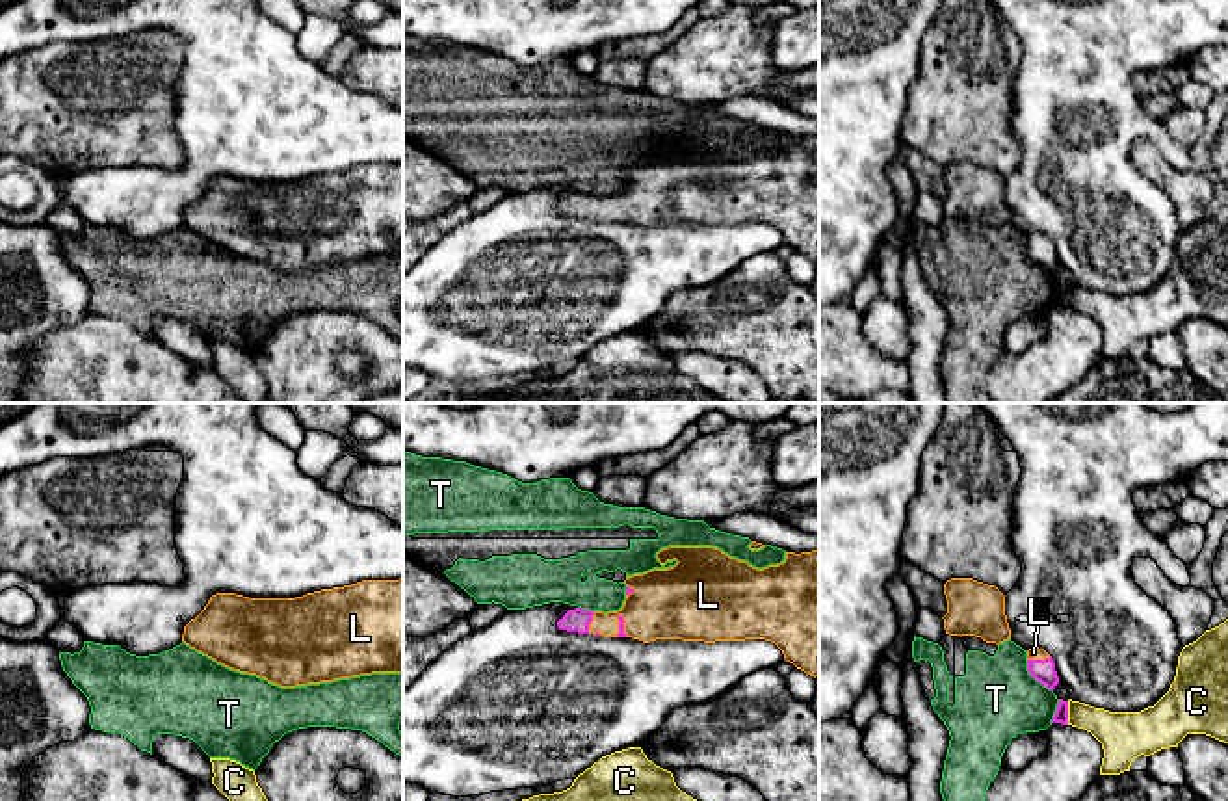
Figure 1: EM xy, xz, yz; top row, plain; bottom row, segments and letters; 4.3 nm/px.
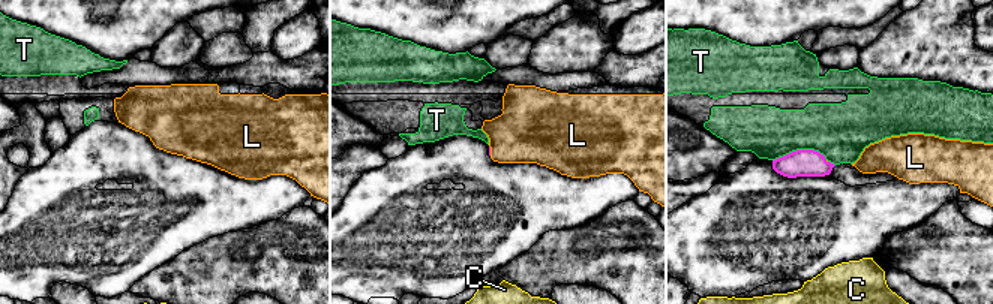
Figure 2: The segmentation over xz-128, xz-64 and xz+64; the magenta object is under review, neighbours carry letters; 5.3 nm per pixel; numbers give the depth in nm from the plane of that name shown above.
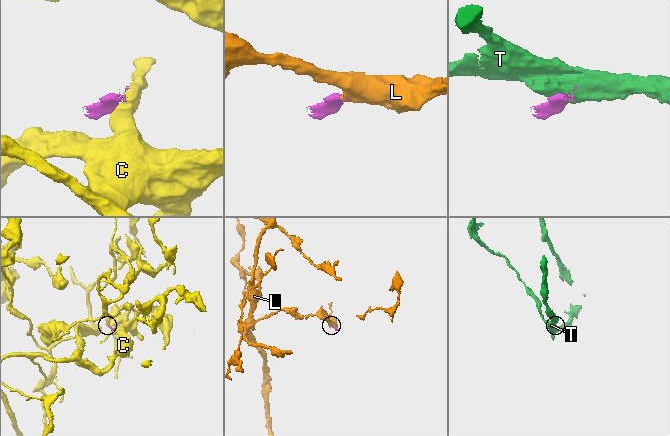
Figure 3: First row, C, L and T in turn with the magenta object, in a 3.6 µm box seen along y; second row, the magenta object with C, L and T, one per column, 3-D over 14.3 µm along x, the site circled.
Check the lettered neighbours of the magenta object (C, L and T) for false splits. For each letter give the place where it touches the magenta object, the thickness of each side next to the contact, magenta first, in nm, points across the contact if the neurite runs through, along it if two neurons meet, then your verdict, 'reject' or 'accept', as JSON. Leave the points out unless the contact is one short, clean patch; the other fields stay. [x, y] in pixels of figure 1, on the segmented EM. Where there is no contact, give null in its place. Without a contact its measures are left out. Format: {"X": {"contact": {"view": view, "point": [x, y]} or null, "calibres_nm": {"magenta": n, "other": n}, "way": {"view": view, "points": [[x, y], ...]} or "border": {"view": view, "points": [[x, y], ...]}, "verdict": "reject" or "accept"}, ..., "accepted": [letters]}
{"C": {"contact": {"view": "yz", "point": [1067, 712]}, "calibres_nm": {"magenta": 60, "other": 190}, "border": {"view": "yz", "points": [[1067, 701], [1069, 723]]}, "verdict": "reject"}, "L": {"contact": {"view": "xz", "point": [587, 627]}, "calibres_nm": {"magenta": 100, "other": 180}, "way": {"view": "xz", "points": [[576, 619], [587, 627], [643, 612]]}, "verdict": "accept"}, "T": {"contact": {"view": "yz", "point": [1033, 677]}, "calibres_nm": {"magenta": 100, "other": 360}, "verdict": "reject"}, "accepted": ["L"]}

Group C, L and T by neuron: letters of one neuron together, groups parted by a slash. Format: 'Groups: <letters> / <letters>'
Groups: C / L / T

